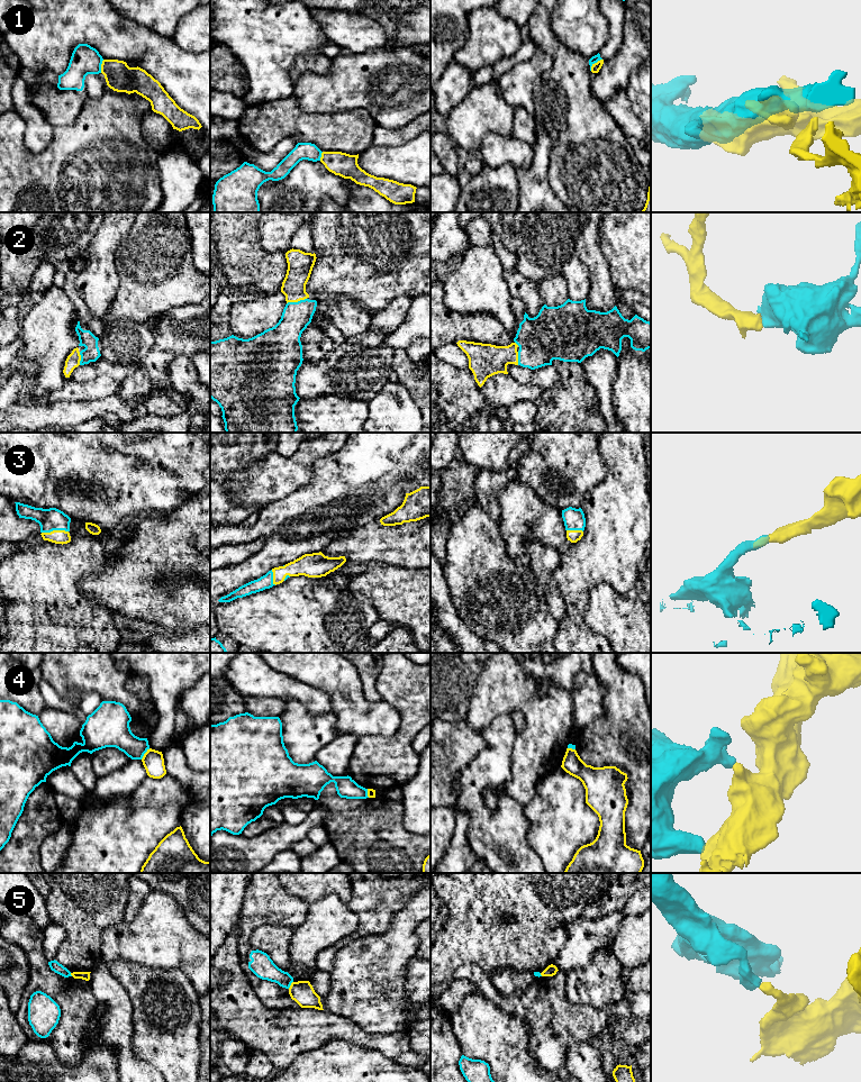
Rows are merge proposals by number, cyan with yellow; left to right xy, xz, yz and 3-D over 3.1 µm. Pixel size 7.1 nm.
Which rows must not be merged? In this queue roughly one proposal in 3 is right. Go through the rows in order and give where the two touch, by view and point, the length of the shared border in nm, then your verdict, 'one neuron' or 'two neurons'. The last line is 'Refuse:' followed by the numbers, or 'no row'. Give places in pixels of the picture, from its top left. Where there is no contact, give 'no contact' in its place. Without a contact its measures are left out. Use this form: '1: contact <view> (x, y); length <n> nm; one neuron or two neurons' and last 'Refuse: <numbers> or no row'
1: contact yz (595, 62); length 120 nm; two neurons
2: contact xz (296, 302); length 150 nm; one neuron
3: contact xy (54, 529); length 190 nm; one neuron
4: contact xy (144, 753); length 100 nm; two neurons
5: contact xz (290, 984); length 70 nm; two neurons
Refuse: 1, 4, 5

